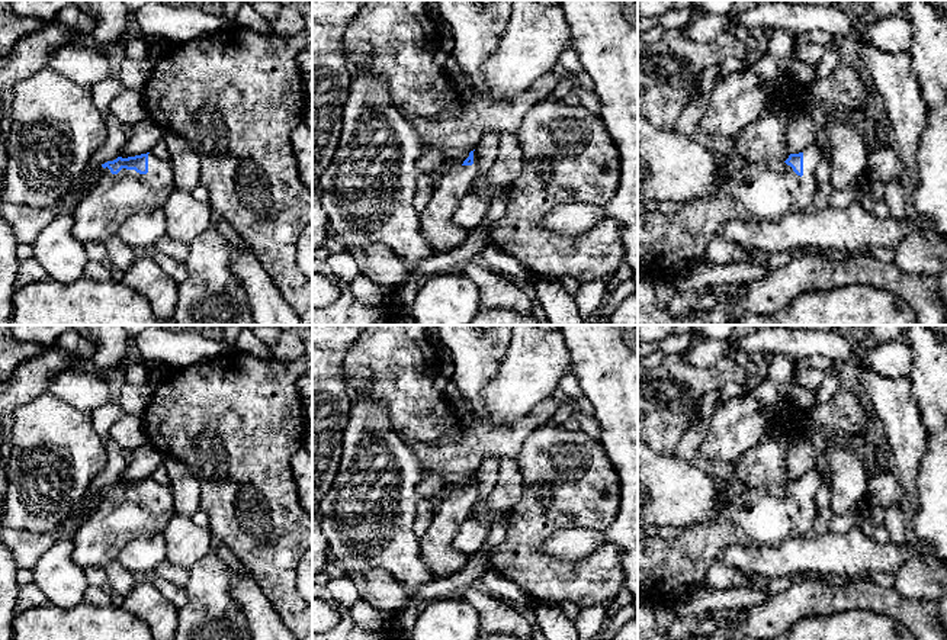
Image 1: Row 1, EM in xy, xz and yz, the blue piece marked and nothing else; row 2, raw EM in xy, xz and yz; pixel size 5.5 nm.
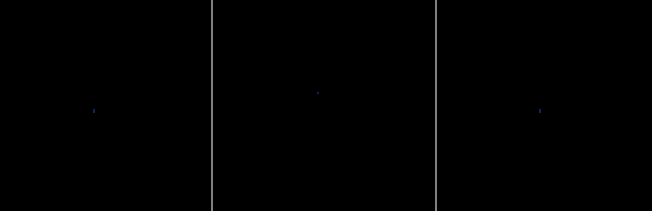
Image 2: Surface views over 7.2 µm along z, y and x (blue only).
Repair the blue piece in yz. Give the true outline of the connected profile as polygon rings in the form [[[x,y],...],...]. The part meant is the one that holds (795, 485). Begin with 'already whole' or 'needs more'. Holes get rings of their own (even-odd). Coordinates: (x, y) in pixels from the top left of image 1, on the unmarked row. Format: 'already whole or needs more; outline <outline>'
needs more; outline [[[819,467],[809,470],[803,477],[790,479],[786,486],[747,488],[729,501],[713,521],[691,524],[677,538],[643,536],[638,540],[638,596],[649,605],[674,607],[681,596],[703,589],[707,570],[722,550],[736,544],[774,547],[812,531],[821,511],[815,495],[824,483],[829,483],[829,473]]]

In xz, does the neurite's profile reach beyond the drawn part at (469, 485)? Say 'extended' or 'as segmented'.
extended

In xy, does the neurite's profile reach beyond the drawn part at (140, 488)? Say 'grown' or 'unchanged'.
grown

